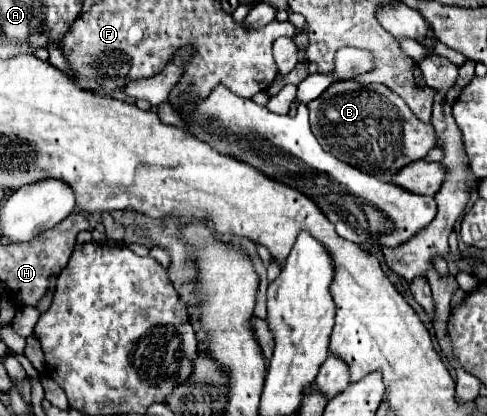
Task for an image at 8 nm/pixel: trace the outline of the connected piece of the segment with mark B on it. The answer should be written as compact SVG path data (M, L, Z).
M341 81L325 89L307 109L311 131L321 147L357 169L369 167L369 171L397 173L405 165L423 159L437 145L435 129L429 123L421 123L409 105L385 85Z

